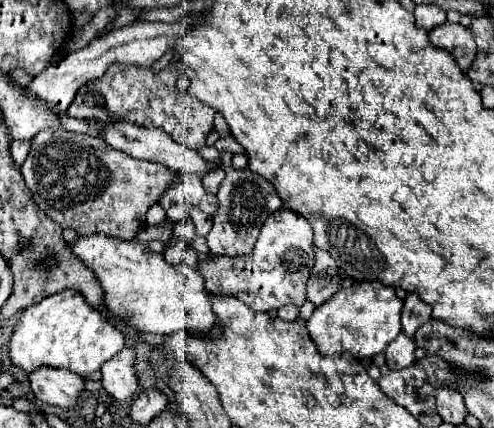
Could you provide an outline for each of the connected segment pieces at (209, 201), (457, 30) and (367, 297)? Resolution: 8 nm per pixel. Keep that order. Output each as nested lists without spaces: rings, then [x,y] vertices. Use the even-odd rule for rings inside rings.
[[[181,174],[179,180],[159,200],[159,204],[163,206],[167,218],[175,224],[181,222],[191,208],[199,208],[211,216],[217,212],[217,198],[205,192],[199,176],[191,174]]]
[[[445,22],[437,28],[433,28],[429,32],[429,38],[431,38],[433,46],[439,46],[439,48],[445,48],[447,52],[451,52],[463,72],[475,60],[477,46],[475,46],[475,40],[473,40],[469,28],[463,26],[463,24]]]
[[[355,282],[351,288],[335,292],[331,300],[317,306],[313,316],[307,320],[307,330],[321,356],[339,354],[343,348],[357,360],[373,358],[375,354],[383,352],[387,344],[401,332],[401,308],[403,302],[397,298],[393,288],[377,282]]]

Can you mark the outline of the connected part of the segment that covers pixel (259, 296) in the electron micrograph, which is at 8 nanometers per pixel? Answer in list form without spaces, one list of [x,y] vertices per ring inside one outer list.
[[[281,208],[273,212],[261,226],[255,248],[247,256],[227,258],[227,256],[209,256],[199,262],[199,274],[205,278],[205,290],[213,296],[235,296],[247,302],[255,312],[277,310],[287,304],[303,306],[307,300],[305,284],[313,268],[313,230],[311,224],[291,212]]]

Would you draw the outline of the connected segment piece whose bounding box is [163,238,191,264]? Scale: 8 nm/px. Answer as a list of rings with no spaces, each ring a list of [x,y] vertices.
[[[177,240],[177,242],[173,242],[173,244],[169,244],[167,248],[165,248],[165,252],[163,252],[163,256],[165,256],[165,260],[169,262],[169,264],[179,264],[181,262],[181,258],[183,258],[183,252],[187,250],[191,246],[191,242],[189,240]]]

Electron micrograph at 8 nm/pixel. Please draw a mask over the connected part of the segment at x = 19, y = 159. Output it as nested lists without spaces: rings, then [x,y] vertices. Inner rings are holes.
[[[15,140],[11,144],[11,154],[13,154],[13,160],[17,164],[23,164],[25,158],[27,158],[27,152],[29,152],[29,142],[27,140]]]

